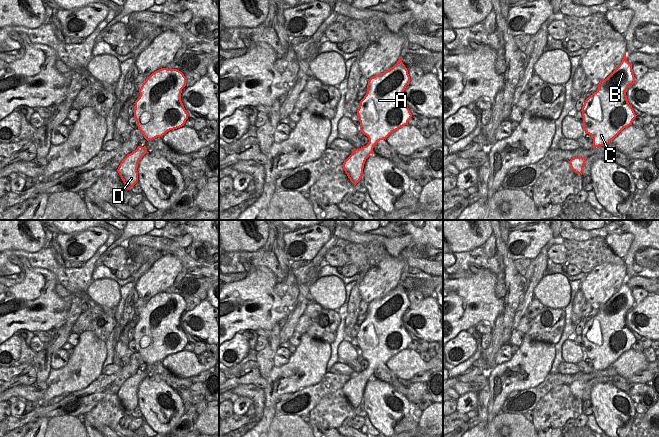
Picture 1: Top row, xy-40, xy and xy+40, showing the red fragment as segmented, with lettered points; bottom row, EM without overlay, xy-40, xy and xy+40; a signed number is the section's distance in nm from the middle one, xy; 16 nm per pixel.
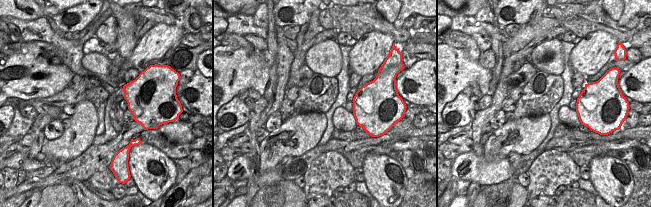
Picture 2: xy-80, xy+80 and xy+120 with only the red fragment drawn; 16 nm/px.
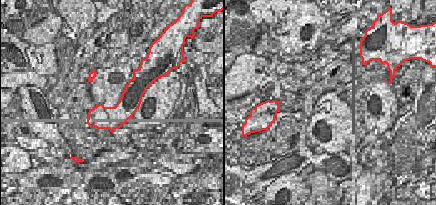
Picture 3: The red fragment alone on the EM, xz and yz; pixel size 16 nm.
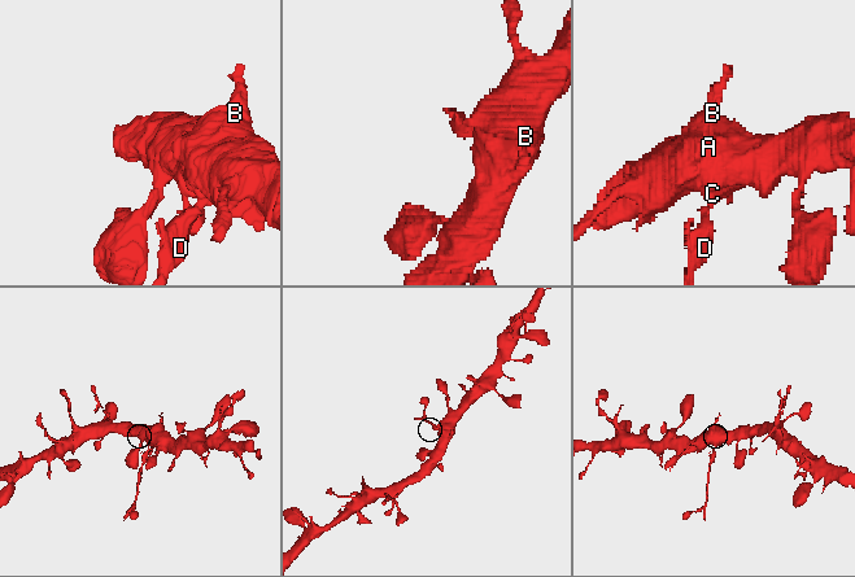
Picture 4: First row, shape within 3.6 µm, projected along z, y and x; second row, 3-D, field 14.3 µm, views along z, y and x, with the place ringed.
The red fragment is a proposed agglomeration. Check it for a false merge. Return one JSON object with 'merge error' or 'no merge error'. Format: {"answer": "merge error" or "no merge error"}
{"answer": "merge error"}

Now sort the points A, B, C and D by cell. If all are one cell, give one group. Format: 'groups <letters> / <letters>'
groups A B C / D

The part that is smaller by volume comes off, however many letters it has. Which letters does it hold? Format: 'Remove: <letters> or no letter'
Remove: D

